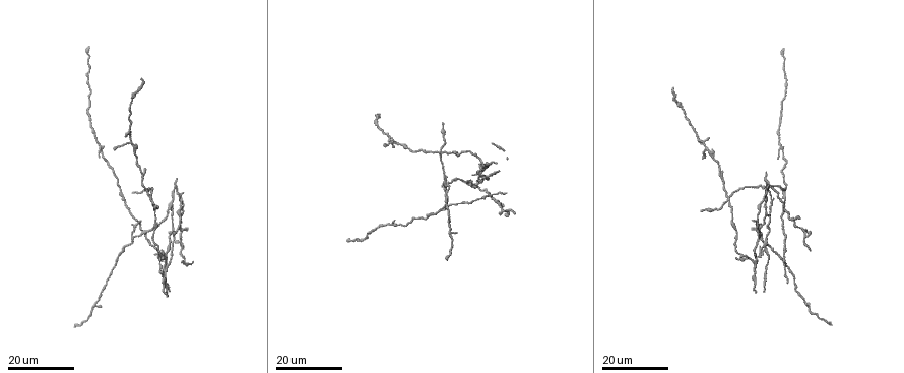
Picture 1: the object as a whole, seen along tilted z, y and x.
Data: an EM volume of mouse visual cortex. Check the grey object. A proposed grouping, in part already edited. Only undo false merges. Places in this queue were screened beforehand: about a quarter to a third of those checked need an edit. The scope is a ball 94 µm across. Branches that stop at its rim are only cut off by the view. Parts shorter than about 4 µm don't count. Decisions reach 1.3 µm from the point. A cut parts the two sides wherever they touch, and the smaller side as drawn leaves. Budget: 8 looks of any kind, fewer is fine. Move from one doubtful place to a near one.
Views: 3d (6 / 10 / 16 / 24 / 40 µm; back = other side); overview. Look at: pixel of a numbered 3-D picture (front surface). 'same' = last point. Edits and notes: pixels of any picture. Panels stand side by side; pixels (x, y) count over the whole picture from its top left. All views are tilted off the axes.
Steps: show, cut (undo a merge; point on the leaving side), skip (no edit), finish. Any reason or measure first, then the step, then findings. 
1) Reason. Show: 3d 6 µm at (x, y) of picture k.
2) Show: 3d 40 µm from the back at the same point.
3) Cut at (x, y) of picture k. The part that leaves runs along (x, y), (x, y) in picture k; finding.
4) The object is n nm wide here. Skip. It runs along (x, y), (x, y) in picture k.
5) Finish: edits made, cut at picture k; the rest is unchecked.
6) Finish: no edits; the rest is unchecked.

Show: 3d 16 µm at (781, 114) of picture 1.

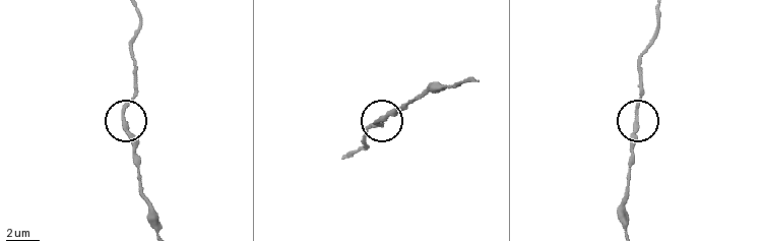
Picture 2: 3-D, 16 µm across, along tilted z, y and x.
Show: 3d 10 µm at (123, 120) of picture 2.

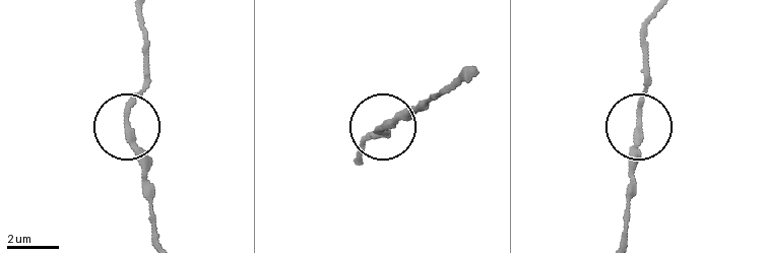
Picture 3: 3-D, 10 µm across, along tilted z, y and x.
The object is 240 nm wide here. Skip. It runs along (470, 75), (375, 131), (382, 137) in picture 3; all the same neuron.

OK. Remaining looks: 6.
Two arms in line, one across. Show: 3d 24 µm at (723, 176) of picture 1.

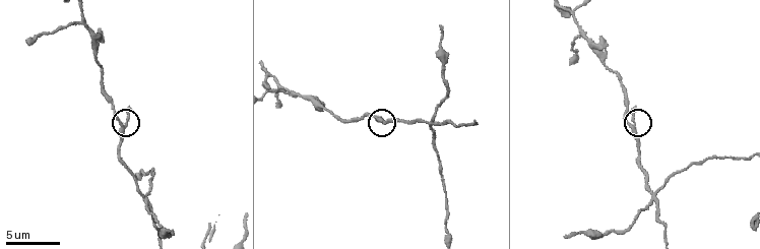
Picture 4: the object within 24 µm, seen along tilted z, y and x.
Closer look. Show: 3d 6 µm at (122, 124) of picture 4.

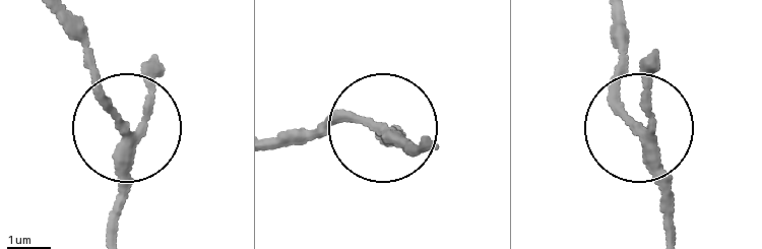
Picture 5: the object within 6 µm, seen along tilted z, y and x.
3 arms meet here. Skip. It runs along (111, 238), (119, 125), (68, 27) in picture 5; one neuron here.

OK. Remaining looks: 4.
Looks like a crossing. Show: 3d 10 µm at (430, 124) of picture 4.

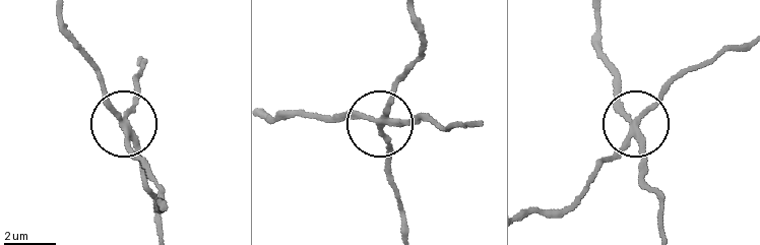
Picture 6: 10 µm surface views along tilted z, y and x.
The side arm is 46 µm long. Cut at (133, 104) of picture 6. The part that leaves runs along (633, 128), (639, 111), (669, 84), (741, 51) in picture 6; a second neuron is stuck on.

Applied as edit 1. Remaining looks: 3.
Show: overview.

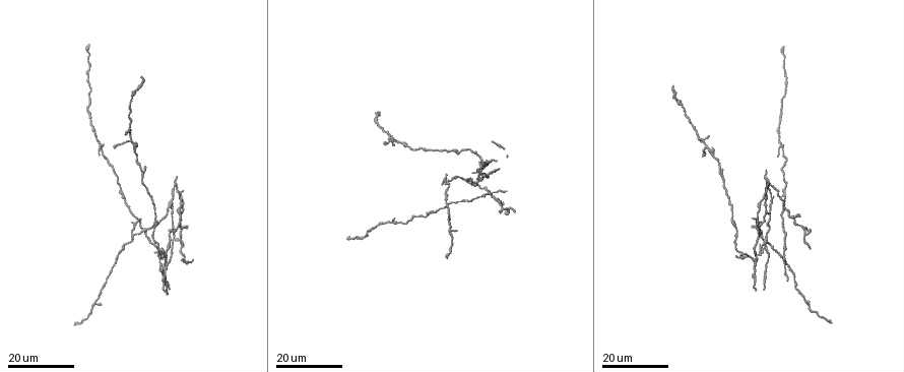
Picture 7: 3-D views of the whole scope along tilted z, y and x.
Thick turns thin. Show: 3d 16 µm at (492, 192) of picture 7.

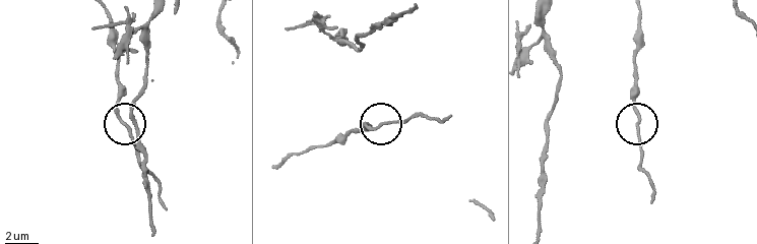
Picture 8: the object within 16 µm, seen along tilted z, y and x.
Closer look. Show: 3d 10 µm at (640, 117) of picture 8.

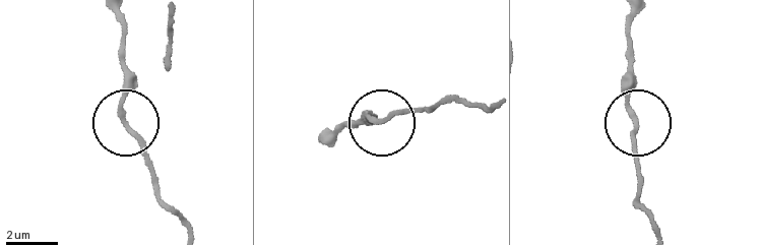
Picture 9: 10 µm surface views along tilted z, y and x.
Skip. Continuous, no second neuron.

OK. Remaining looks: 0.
Finish: edits made, cut at picture 6; the rest is unchecked.

